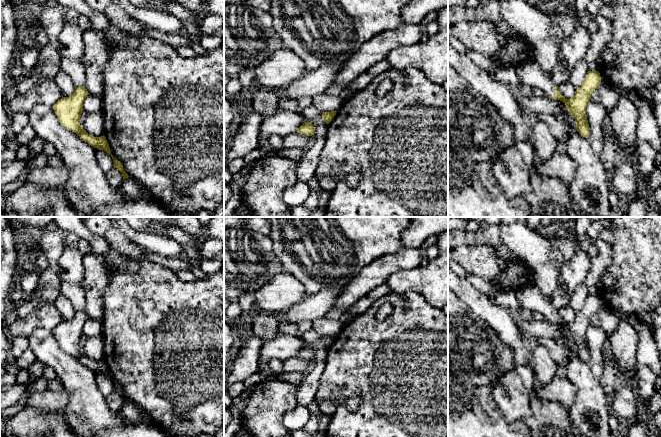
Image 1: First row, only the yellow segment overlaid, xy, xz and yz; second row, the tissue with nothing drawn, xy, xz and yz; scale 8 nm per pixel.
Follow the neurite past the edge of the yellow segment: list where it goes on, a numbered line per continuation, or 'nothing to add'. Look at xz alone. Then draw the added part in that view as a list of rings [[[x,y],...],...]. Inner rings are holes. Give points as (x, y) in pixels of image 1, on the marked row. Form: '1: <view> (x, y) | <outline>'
nothing to add

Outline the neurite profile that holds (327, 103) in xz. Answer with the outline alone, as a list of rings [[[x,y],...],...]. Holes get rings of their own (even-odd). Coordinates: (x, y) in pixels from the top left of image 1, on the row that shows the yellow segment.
[[[326,93],[312,98],[312,105],[321,112],[338,111],[343,103],[340,96],[330,96]]]

